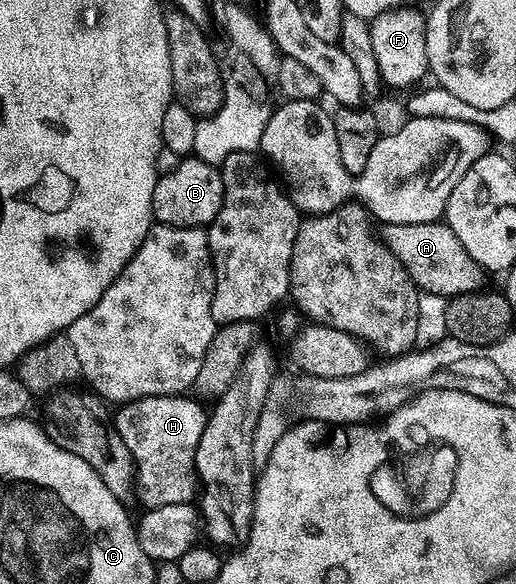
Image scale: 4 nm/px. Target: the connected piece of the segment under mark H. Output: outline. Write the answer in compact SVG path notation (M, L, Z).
M181 394L179 396L147 396L146 398L132 400L128 404L121 405L117 410L116 420L114 419L114 427L119 432L119 437L122 438L123 444L128 450L130 450L135 466L142 466L142 483L144 484L144 496L146 500L142 504L143 507L147 509L160 507L166 504L178 504L178 503L191 503L195 498L193 497L195 492L197 495L199 487L199 476L196 473L196 456L197 456L197 446L198 442L201 441L202 432L204 432L205 424L207 422L208 412L207 409L203 408L204 405L201 401L198 401L195 397L186 394Z

